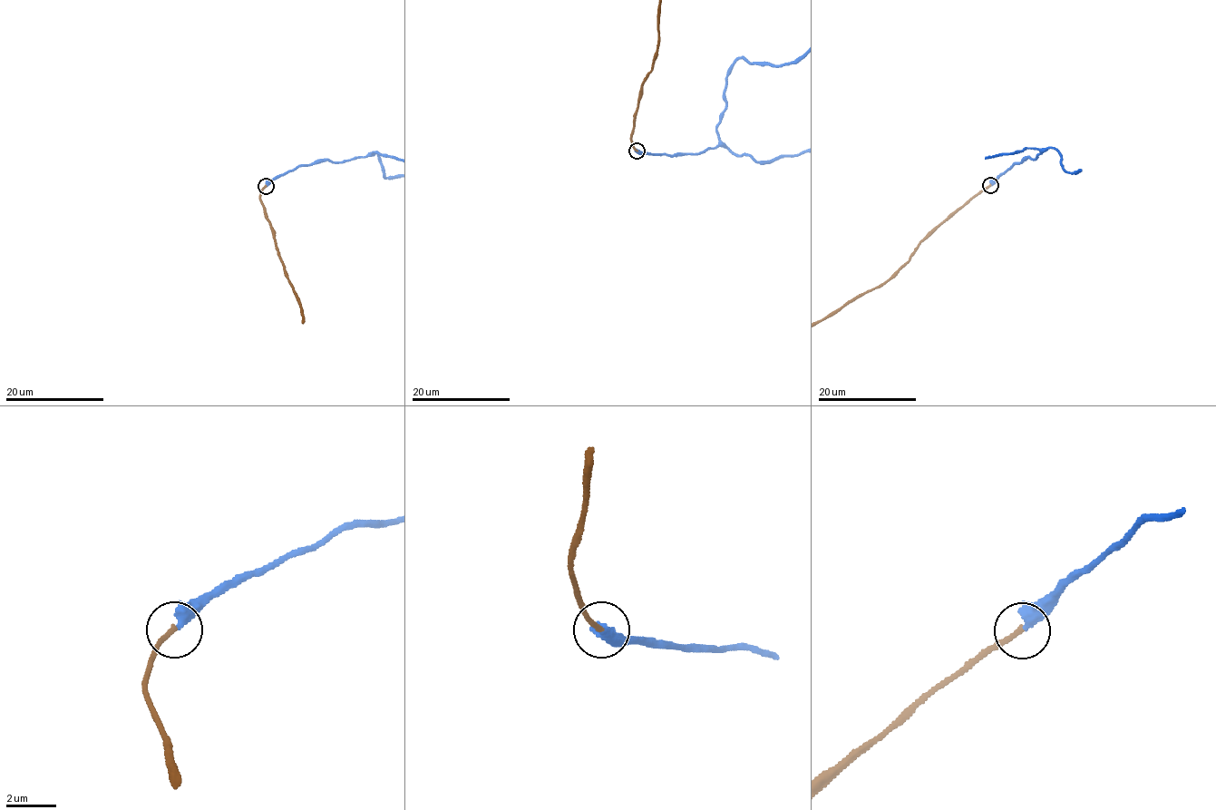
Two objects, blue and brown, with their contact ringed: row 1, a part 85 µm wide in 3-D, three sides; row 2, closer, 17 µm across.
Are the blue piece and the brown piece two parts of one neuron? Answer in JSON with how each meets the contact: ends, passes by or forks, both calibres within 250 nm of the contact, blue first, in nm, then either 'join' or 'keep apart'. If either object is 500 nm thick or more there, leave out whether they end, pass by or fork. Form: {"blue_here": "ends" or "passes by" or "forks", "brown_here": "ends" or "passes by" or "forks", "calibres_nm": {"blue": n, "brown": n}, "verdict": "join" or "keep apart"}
{"blue_here": "ends", "brown_here": "ends", "calibres_nm": {"blue": 400, "brown": 190}, "verdict": "join"}

